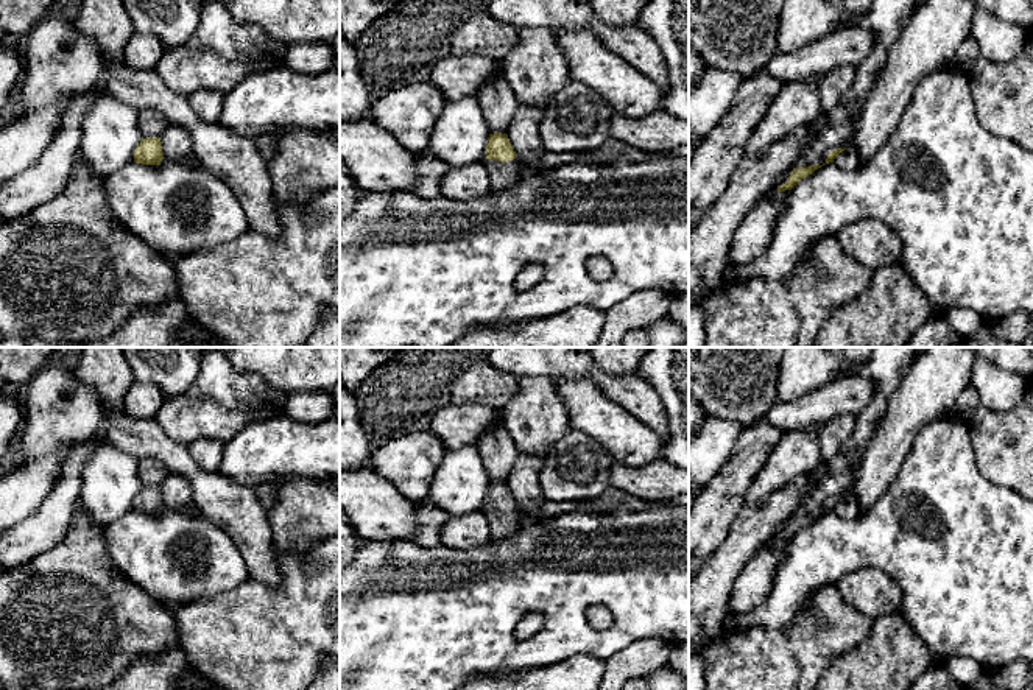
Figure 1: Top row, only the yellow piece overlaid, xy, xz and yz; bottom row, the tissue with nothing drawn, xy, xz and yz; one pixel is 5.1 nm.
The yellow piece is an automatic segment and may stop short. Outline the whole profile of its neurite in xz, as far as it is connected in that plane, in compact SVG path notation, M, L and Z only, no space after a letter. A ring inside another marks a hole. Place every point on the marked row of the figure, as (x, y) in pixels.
M489 134L485 167L489 173L492 190L500 192L522 179L524 171L519 168L516 157L517 154L508 134Z

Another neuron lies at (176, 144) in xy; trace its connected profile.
M168 123L165 132L160 137L164 156L171 164L184 164L192 154L192 136L171 123Z

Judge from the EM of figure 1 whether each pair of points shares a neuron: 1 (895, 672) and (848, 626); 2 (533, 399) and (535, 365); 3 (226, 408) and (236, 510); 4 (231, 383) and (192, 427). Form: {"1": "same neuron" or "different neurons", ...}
{"1": "different neurons", "2": "different neurons", "3": "different neurons", "4": "same neuron"}

